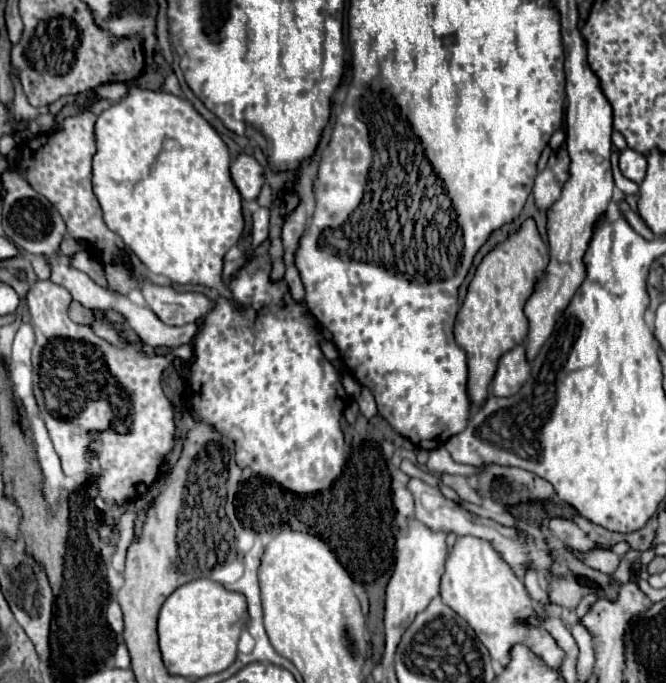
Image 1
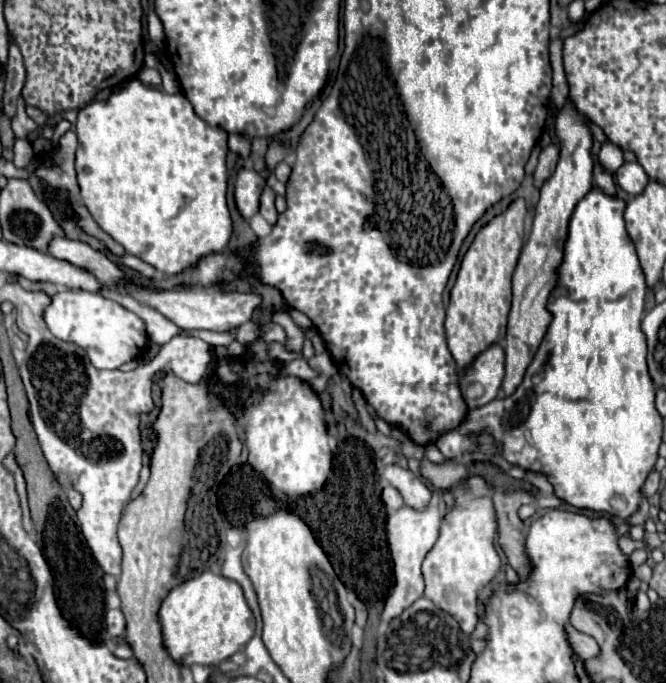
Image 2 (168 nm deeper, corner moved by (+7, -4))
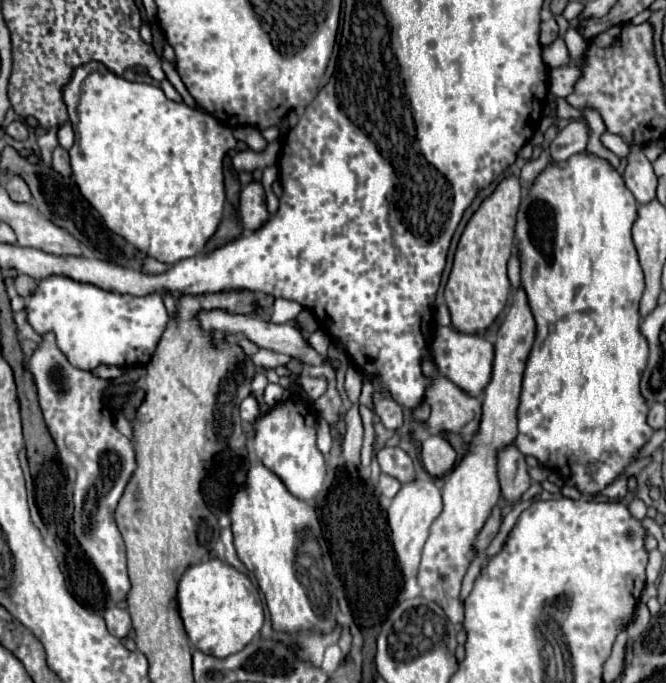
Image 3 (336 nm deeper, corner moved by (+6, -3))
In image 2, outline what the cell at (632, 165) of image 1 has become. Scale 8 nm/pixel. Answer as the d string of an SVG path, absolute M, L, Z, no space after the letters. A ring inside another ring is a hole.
M624 163L616 171L616 181L628 193L628 197L636 197L646 189L650 177L646 175L646 171L640 163Z

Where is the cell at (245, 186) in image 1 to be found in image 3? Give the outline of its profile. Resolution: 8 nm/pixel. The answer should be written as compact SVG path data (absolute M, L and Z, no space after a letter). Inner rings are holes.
M249 182L239 196L239 216L247 230L257 230L267 218L265 206L265 190L261 182Z

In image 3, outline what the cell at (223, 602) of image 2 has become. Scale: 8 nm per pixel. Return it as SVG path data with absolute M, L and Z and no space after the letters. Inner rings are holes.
M217 558L195 564L183 574L177 590L177 606L193 648L217 658L231 656L245 648L263 626L257 588L245 574Z

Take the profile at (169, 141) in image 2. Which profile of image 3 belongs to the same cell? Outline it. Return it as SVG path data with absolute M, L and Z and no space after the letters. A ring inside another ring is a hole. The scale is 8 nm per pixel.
M99 64L99 68L85 78L85 82L83 82L79 92L73 92L73 78L71 78L71 82L65 86L63 94L65 94L67 108L69 108L69 120L71 120L73 130L75 130L75 144L69 150L71 160L73 160L75 182L79 186L79 192L85 196L85 200L101 214L101 218L105 220L105 226L111 232L117 232L119 236L129 240L129 244L133 244L137 250L141 250L147 256L151 256L151 258L155 258L155 260L159 260L163 264L169 264L169 266L179 262L179 260L185 260L185 258L201 254L205 250L207 242L217 232L217 228L221 224L221 218L223 218L223 204L225 204L223 158L237 144L231 128L225 126L223 122L219 122L217 118L213 118L211 114L205 114L205 112L201 112L197 108L189 108L185 102L173 102L173 100L169 100L159 86L147 83L127 82L125 78L111 74L103 64Z

